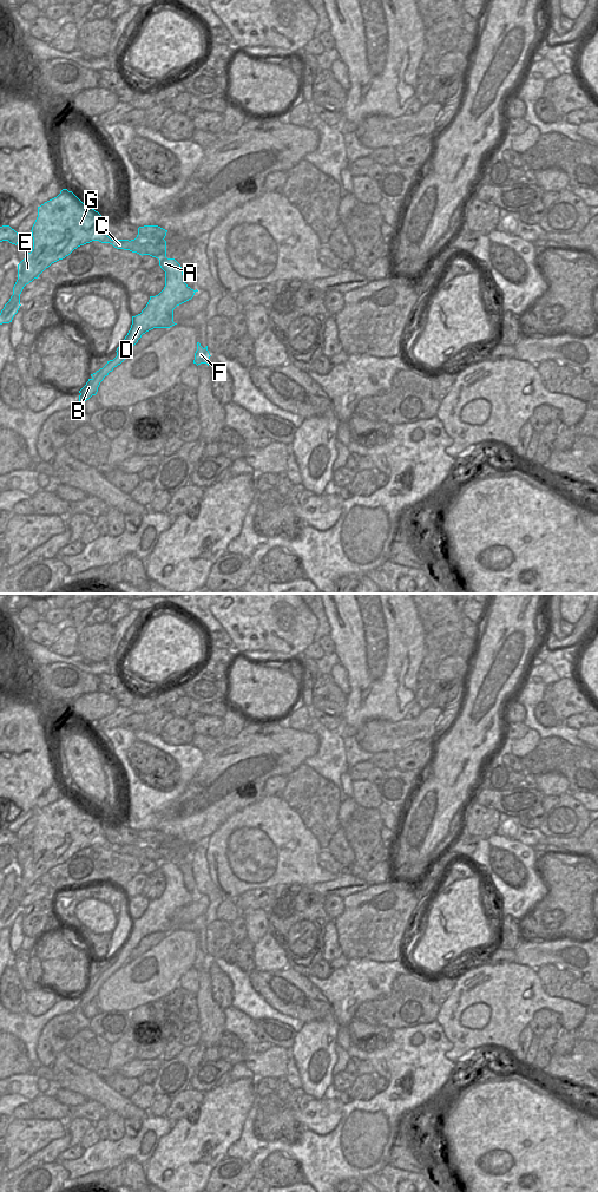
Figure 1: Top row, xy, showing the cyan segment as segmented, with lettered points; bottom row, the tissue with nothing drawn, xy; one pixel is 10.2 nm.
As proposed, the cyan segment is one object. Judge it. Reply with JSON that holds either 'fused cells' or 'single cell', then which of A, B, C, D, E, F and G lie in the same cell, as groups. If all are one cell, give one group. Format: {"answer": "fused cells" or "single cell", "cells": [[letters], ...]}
{"answer": "single cell", "cells": [["A", "B", "C", "D", "E", "F", "G"]]}

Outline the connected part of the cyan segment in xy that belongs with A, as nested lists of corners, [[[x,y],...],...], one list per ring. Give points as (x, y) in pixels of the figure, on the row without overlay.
[[[63,793],[60,798],[38,811],[38,821],[32,831],[33,853],[18,869],[18,884],[13,891],[13,899],[0,917],[0,929],[12,926],[14,919],[20,912],[20,898],[26,889],[38,883],[39,879],[52,867],[65,863],[74,853],[92,845],[110,847],[117,853],[130,854],[139,859],[150,859],[159,864],[160,872],[165,876],[165,891],[156,900],[150,900],[146,911],[140,918],[132,921],[131,932],[117,952],[117,961],[113,964],[91,978],[91,983],[79,995],[79,1007],[84,1010],[85,1006],[96,1000],[98,991],[105,981],[131,960],[131,952],[138,947],[143,938],[153,932],[170,932],[177,928],[173,926],[173,913],[191,904],[197,893],[191,893],[184,886],[183,873],[175,863],[166,862],[166,845],[164,844],[167,834],[158,830],[144,830],[138,832],[138,839],[134,844],[111,844],[104,836],[104,821],[94,813],[85,810],[72,795]]]

